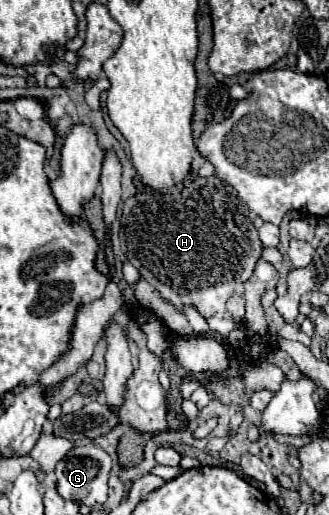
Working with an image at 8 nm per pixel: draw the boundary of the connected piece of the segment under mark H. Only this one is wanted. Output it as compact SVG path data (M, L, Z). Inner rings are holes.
M215 175L209 179L193 179L183 187L183 191L155 191L145 189L129 197L123 205L121 233L119 233L127 261L141 273L141 277L151 283L157 293L171 303L177 311L185 305L199 311L203 319L209 319L225 309L227 299L233 295L235 285L253 275L255 263L261 257L261 241L257 229L249 219L247 205L235 195L233 187L227 187Z

